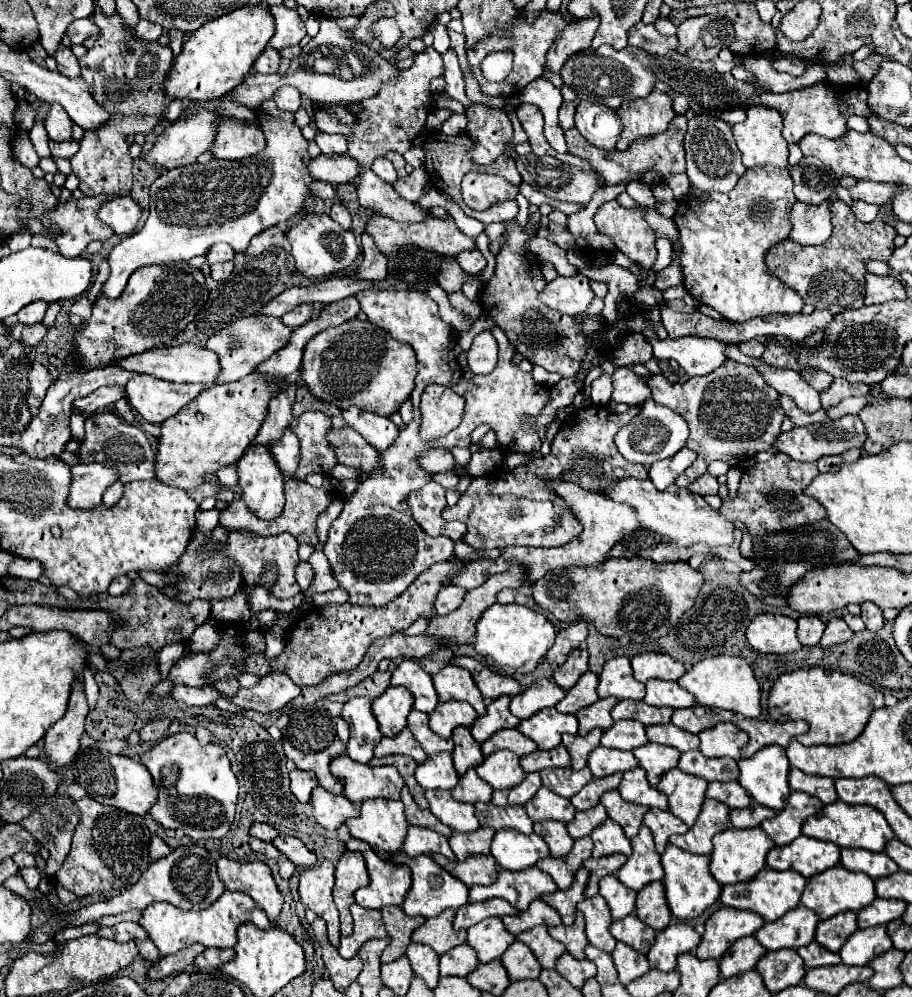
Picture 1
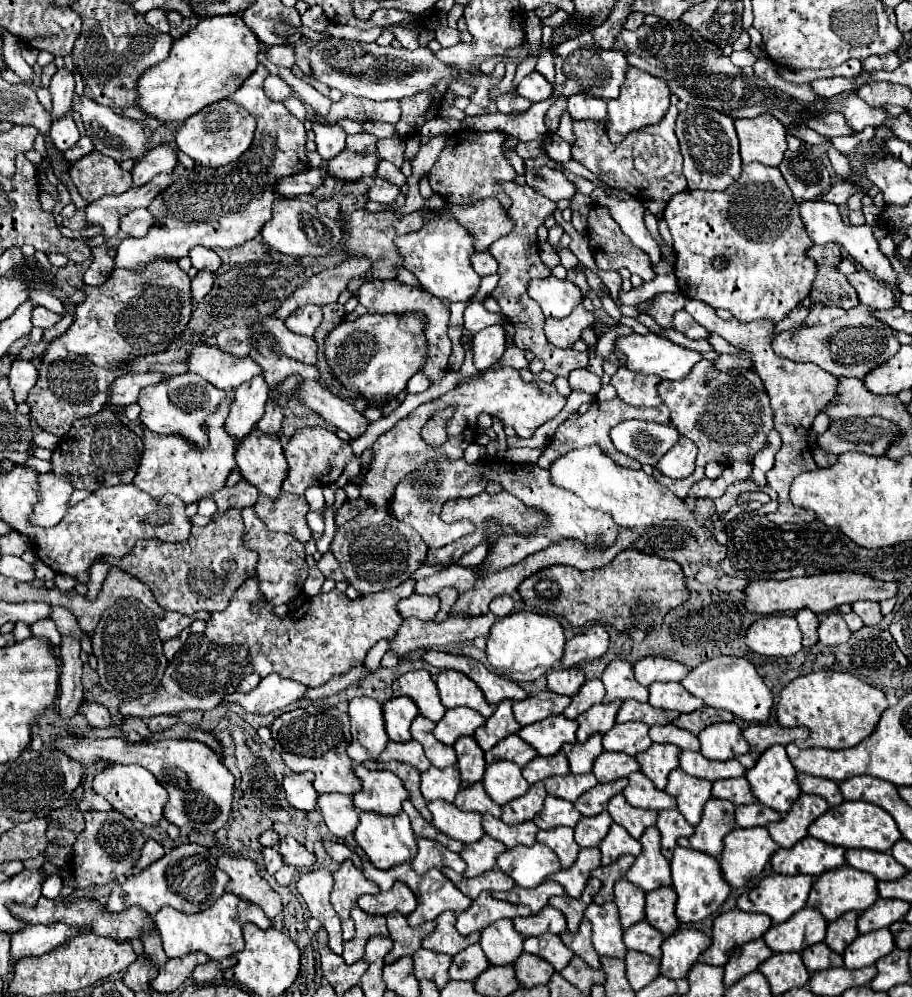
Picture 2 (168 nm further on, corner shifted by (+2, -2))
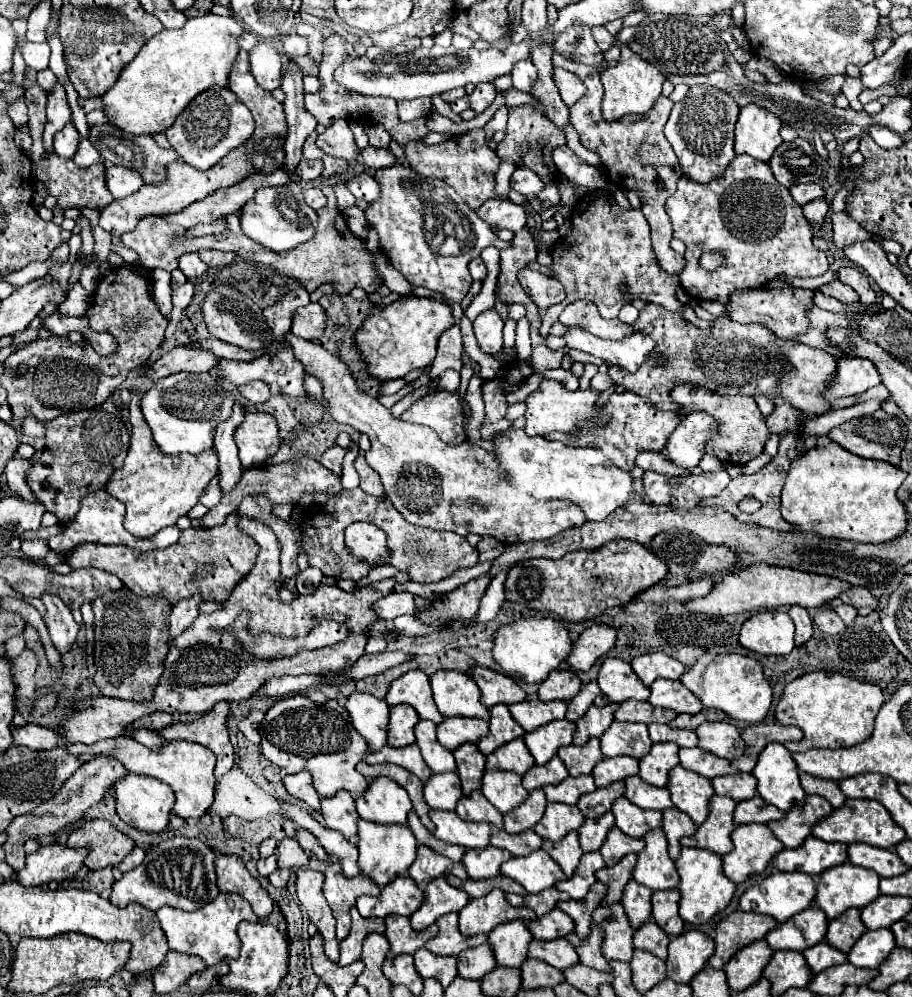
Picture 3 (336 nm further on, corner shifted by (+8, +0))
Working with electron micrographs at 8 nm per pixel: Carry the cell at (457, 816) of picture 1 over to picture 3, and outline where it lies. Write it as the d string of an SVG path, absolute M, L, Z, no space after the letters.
M430 810L430 820L436 830L434 836L464 848L486 848L490 836L490 824L460 820L456 812L450 810Z

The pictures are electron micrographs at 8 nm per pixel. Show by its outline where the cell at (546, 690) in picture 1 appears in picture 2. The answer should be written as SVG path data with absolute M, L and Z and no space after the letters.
M544 690L536 696L514 702L514 716L522 726L528 726L528 724L544 720L548 716L562 714L568 708L568 704L570 704L568 696L560 696L550 690Z

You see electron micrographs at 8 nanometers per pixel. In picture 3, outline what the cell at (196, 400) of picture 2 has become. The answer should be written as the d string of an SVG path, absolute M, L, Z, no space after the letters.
M180 372L168 378L160 378L140 402L146 424L162 452L166 454L200 454L212 448L216 424L224 422L232 414L234 398L228 398L220 382L212 374L190 374Z

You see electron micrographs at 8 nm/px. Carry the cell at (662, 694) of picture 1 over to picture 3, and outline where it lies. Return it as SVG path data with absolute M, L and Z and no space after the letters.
M656 680L650 686L650 698L648 702L652 706L660 706L660 708L670 708L686 714L698 714L702 710L702 702L688 692L678 680Z

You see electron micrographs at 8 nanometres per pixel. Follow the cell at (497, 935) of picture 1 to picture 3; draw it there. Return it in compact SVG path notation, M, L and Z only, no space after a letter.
M522 920L504 922L502 926L496 926L488 934L488 944L494 950L494 958L500 966L512 966L520 968L528 954L528 942L532 940L532 934L524 926Z

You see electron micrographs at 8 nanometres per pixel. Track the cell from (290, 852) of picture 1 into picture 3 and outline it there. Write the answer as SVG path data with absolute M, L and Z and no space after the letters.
M284 838L278 844L278 868L304 868L308 866L308 856L294 838Z

